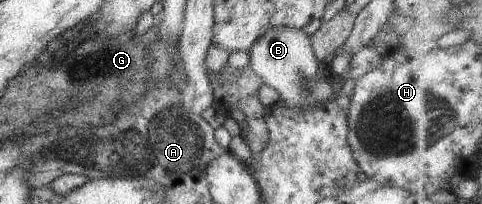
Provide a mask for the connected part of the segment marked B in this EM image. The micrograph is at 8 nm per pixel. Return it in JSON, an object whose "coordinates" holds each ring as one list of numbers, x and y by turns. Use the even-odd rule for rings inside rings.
{"coordinates":[[273,27,250,48,250,67,280,94,280,102,289,108,307,108,333,98,332,80,321,74,321,63,315,56,310,35,303,29]]}

